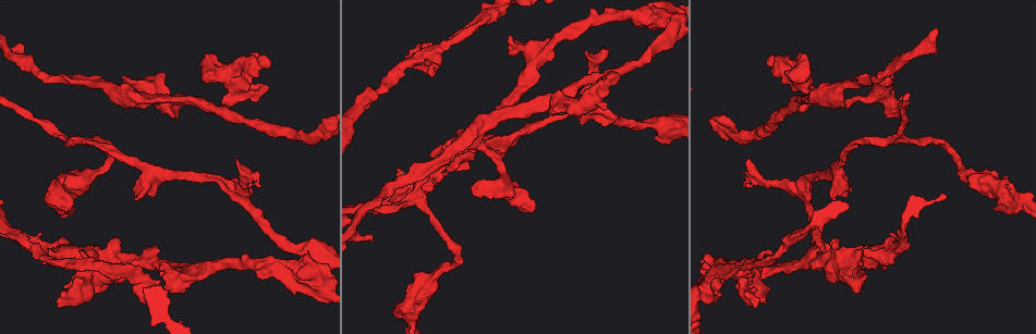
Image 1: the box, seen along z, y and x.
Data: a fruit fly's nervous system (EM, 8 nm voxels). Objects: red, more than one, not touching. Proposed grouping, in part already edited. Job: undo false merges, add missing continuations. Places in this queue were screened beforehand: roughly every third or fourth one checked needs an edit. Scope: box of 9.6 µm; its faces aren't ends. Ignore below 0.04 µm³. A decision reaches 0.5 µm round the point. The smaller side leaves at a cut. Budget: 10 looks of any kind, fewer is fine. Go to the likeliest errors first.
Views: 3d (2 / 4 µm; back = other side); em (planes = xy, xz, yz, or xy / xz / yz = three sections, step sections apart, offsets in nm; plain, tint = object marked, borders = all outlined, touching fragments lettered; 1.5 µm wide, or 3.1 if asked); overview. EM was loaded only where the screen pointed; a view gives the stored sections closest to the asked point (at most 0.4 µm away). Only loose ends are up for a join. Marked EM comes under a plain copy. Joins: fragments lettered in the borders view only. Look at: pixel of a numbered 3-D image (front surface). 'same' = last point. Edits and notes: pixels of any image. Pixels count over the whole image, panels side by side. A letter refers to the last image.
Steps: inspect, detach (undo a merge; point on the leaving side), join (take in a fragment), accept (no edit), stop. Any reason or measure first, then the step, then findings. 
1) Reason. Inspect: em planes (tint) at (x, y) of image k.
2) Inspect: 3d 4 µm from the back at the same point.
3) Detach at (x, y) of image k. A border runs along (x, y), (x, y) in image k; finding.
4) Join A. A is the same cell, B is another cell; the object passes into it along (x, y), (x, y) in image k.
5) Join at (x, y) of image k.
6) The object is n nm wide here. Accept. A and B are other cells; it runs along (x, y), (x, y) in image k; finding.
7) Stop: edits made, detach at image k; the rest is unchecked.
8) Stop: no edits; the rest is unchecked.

Inspect: em planes (borders) at (81, 297) of image 1.

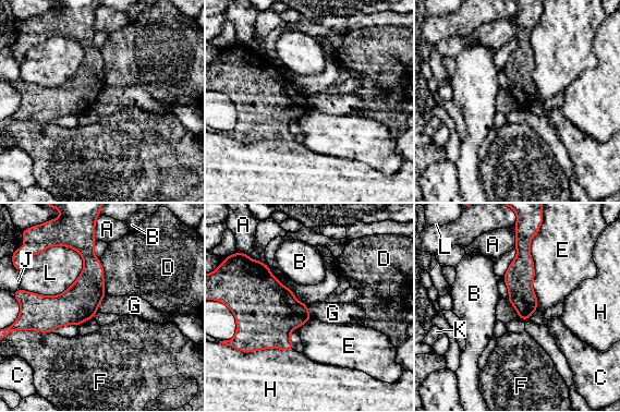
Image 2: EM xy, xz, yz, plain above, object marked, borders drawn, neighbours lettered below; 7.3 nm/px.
Accept. A, B, C, D, E, F, G, H, J, K and L are other cells; one neuron here.

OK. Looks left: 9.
Free end. Inspect: 3d 2 µm at (158, 247) of image 1.

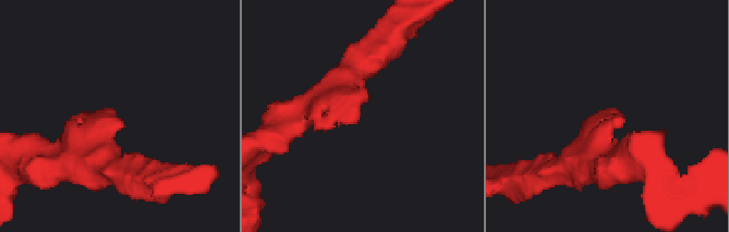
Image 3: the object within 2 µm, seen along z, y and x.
Need the tissue. Inspect: em yz step 4 (borders) at (358, 119) of image 3.

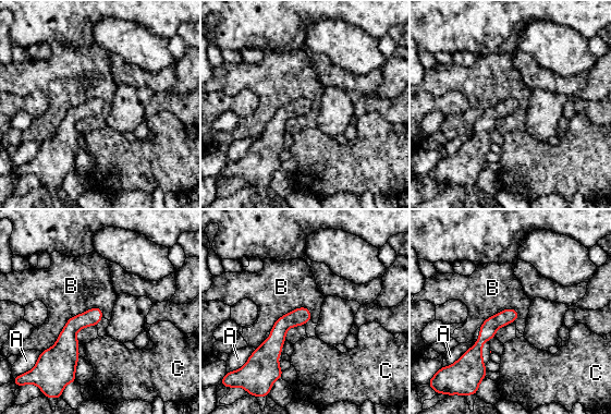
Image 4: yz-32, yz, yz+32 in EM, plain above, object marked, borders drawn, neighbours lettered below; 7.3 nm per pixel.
Accept. A, B and C are other cells; a border runs along (312, 313), (294, 308), (269, 330) in image 4; none of them fits.

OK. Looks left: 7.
Free end. Inspect: 3d 2 µm at (22, 51) of image 1.

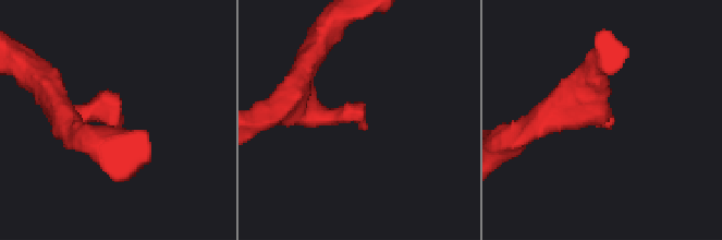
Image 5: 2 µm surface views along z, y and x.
Now the EM. Inspect: em planes (tint) at (366, 123) of image 5.

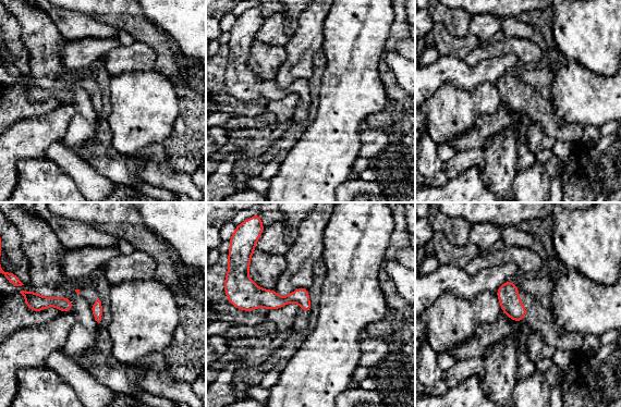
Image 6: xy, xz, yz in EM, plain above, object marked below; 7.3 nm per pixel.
Inspect: em planes (borders) at the same point.

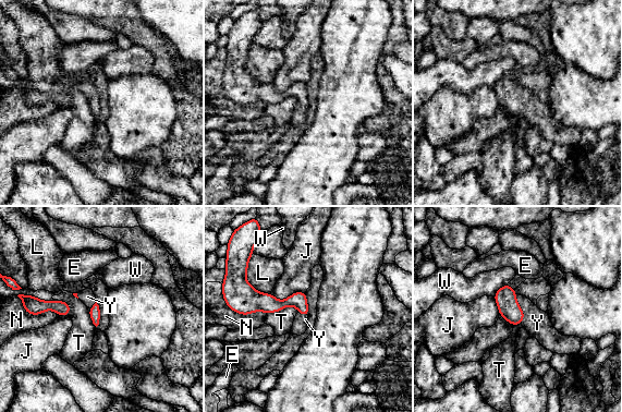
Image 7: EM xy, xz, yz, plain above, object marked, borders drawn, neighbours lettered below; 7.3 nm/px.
The longest contact is with N, 280 nm. Join at (537, 323) of image 7. Y is the same cell, E, J, L, N, T and W are other cells; it goes on there.

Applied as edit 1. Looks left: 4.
Sharp bend. Inspect: 3d 2 µm at (880, 256) of image 1.

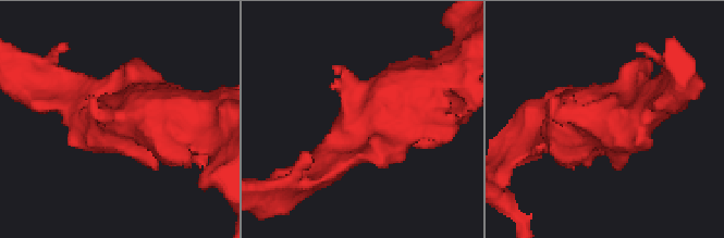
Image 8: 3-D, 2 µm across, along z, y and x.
Now the EM. Inspect: em yz step 4 (tint) at (377, 116) of image 8.

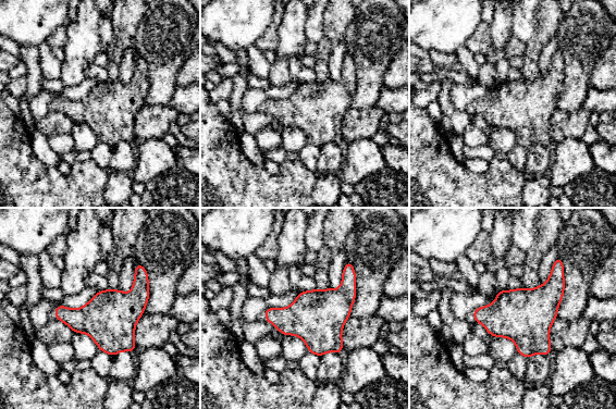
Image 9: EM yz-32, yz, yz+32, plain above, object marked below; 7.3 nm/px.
Another direction. Inspect: em planes (borders) at the same point.

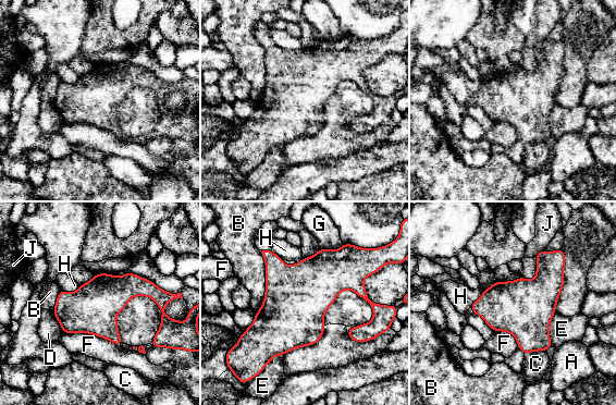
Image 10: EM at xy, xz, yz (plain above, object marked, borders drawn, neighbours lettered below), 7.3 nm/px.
The longest contact is with B, 480 nm. Accept. A, B, C, D, E, F, G, H and J are other cells; a border runs along (81, 285), (73, 292), (61, 290) in image 10; one neuron here.

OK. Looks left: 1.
Stop: edits made, join at image 7; the rest is unchecked.

